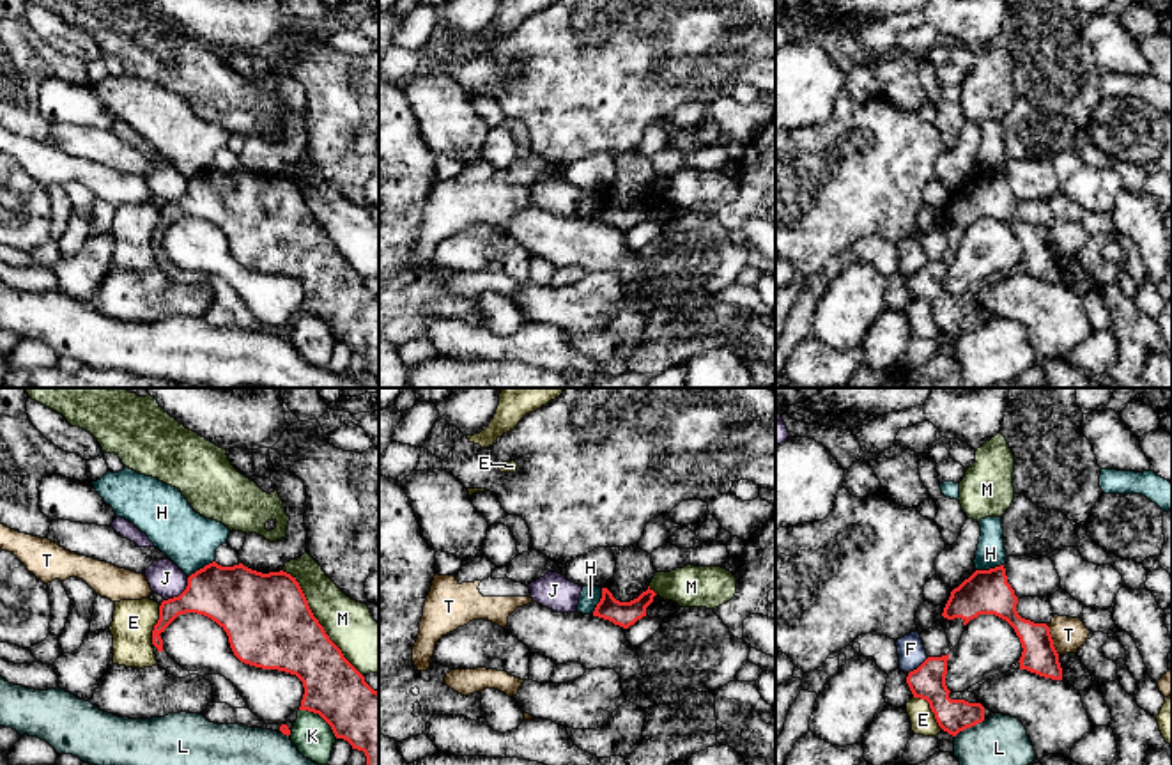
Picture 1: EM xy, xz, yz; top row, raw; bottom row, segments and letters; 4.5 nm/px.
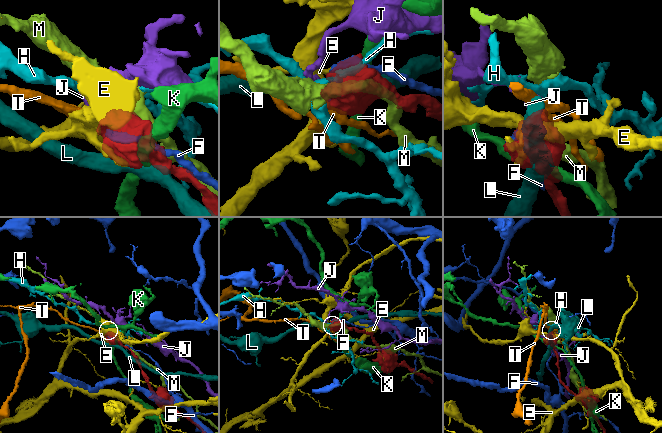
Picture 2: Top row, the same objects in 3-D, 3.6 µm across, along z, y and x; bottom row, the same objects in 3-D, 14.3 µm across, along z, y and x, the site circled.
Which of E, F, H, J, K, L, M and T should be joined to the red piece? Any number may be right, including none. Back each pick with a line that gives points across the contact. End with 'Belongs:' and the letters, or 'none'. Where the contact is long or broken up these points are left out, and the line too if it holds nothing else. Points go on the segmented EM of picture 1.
Belongs: none

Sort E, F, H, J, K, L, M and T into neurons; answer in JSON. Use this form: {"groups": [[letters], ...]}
{"groups": [["E"], ["F"], ["H"], ["J"], ["K"], ["L"], ["M"], ["T"]]}

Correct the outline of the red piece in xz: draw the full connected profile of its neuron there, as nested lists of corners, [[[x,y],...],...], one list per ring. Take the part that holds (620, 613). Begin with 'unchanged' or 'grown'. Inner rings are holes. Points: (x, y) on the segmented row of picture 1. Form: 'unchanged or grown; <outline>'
unchanged; [[[648,586],[648,590],[643,591],[637,599],[630,602],[620,602],[607,588],[602,588],[602,599],[593,611],[593,616],[609,620],[614,625],[628,629],[637,620],[646,616],[646,607],[653,602],[655,595],[657,593]]]

